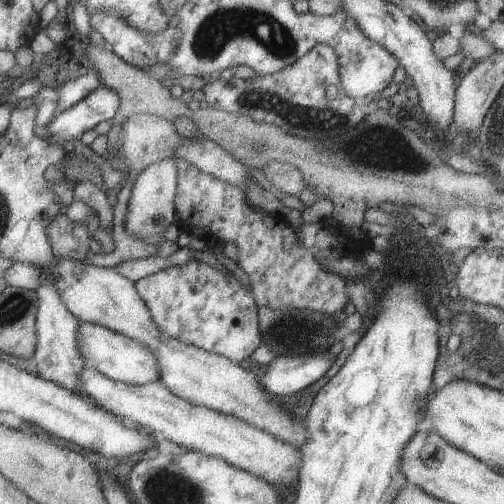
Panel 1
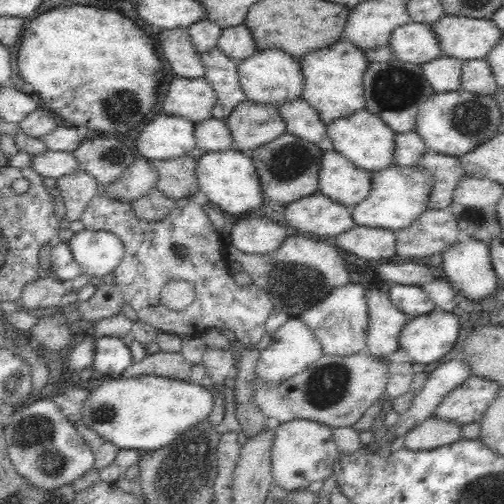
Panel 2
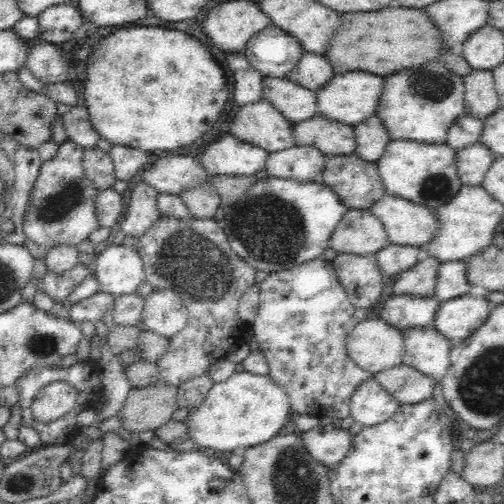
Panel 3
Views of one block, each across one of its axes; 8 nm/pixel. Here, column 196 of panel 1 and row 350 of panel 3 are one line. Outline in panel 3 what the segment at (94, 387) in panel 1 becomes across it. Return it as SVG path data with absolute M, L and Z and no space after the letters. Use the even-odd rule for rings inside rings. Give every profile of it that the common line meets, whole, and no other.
M434 326L430 328L410 328L404 332L406 354L402 364L416 368L418 372L432 376L434 380L444 378L450 366L450 344L442 338Z

